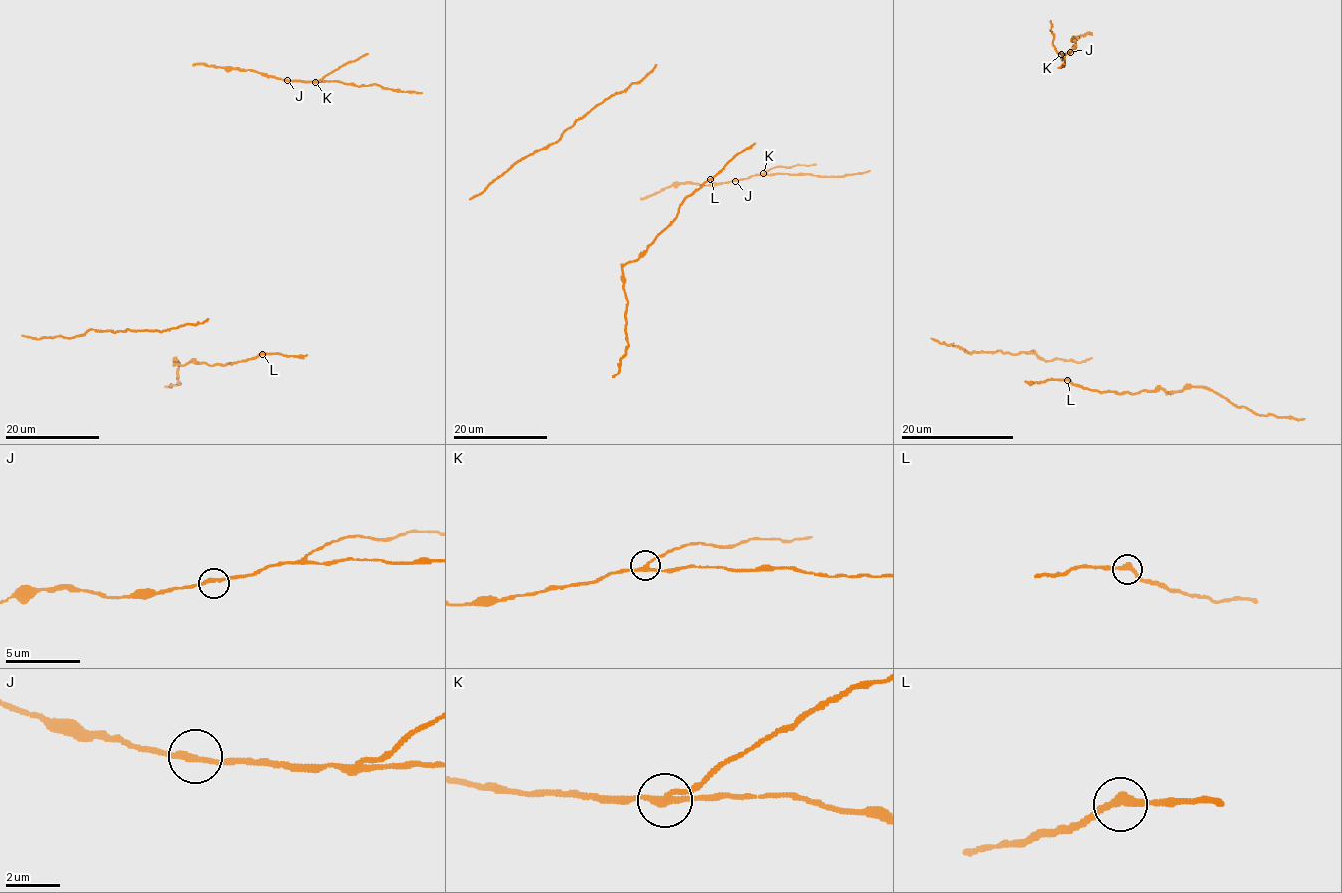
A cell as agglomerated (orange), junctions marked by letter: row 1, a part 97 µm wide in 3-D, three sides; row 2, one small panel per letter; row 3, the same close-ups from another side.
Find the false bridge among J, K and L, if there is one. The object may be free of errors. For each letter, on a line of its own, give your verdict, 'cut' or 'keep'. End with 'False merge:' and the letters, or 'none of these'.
J: keep
K: cut
L: keep
False merge: K

